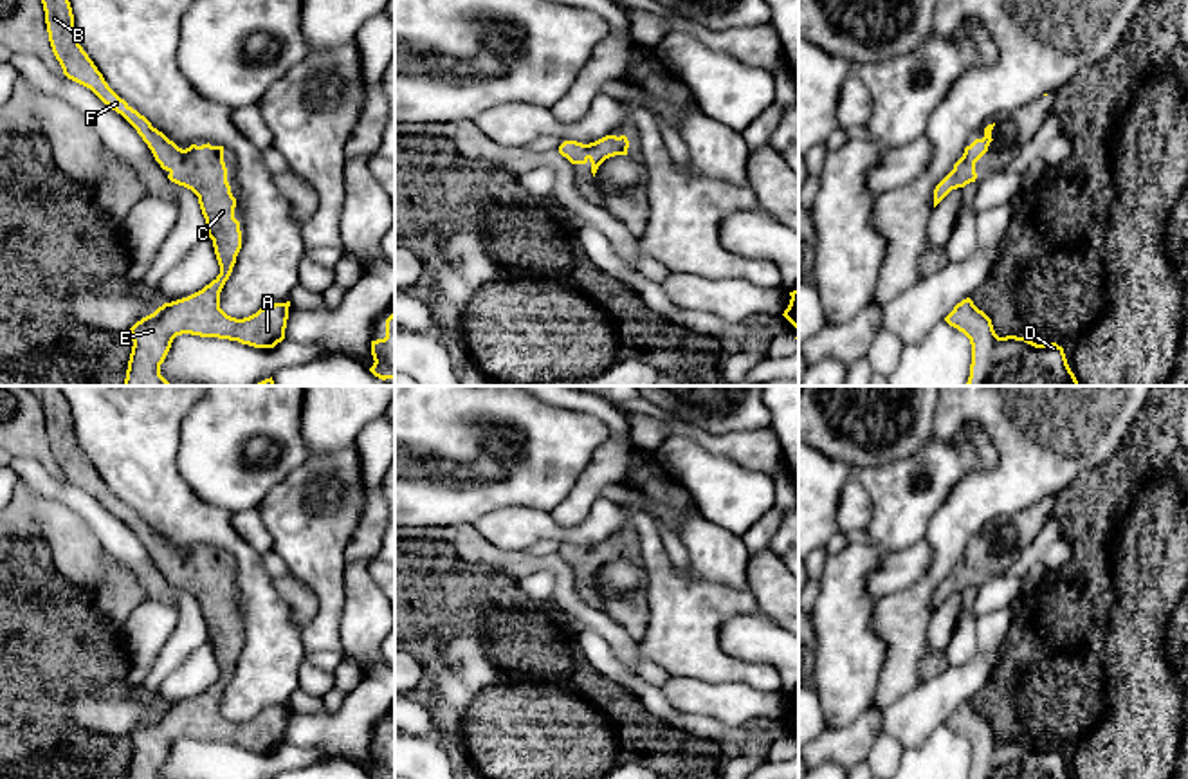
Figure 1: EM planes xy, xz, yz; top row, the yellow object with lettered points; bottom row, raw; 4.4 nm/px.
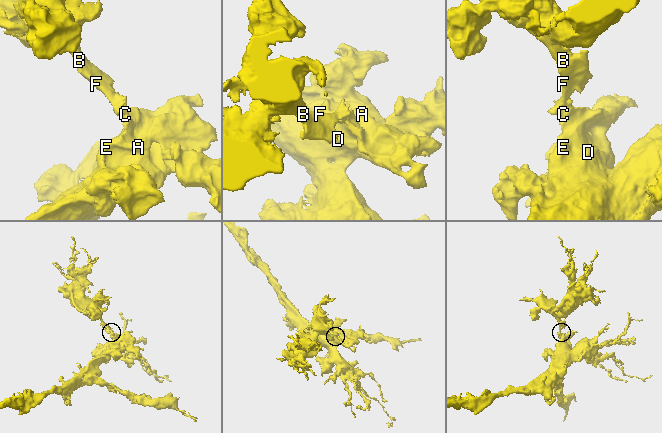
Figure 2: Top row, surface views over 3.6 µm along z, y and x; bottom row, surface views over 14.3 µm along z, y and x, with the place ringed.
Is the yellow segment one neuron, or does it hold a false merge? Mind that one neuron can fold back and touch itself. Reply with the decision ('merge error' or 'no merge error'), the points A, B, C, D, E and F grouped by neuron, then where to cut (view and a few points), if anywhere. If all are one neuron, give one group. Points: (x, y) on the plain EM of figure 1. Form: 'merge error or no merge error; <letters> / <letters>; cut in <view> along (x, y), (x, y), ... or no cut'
no merge error; A B C D E F; no cut

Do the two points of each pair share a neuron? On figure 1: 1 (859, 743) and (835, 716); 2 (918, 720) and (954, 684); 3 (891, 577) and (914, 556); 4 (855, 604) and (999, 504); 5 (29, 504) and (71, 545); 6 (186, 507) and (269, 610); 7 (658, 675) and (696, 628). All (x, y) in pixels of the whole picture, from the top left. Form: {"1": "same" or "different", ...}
{"1": "different", "2": "same", "3": "same", "4": "different", "5": "same", "6": "same", "7": "different"}

